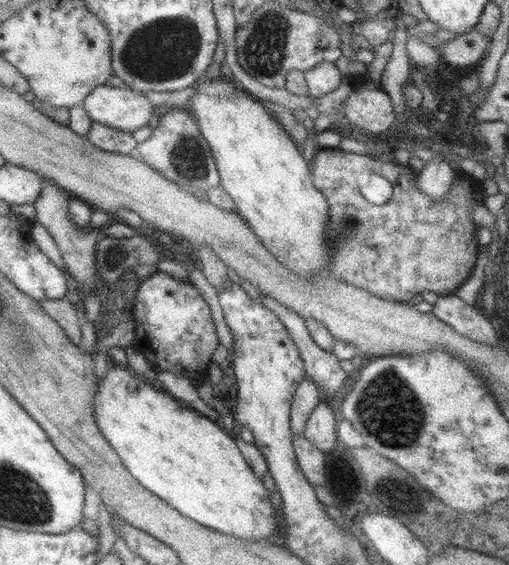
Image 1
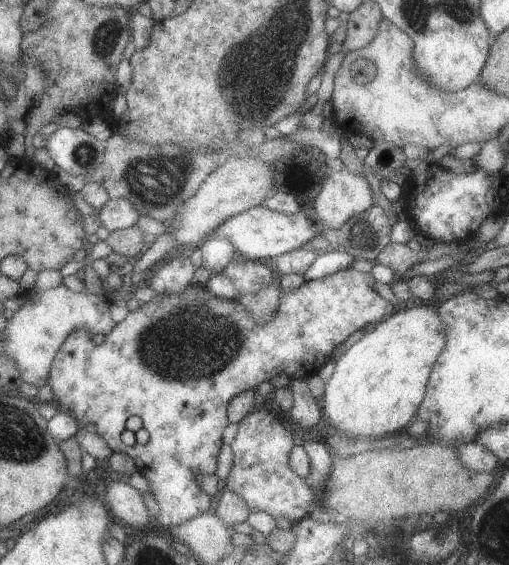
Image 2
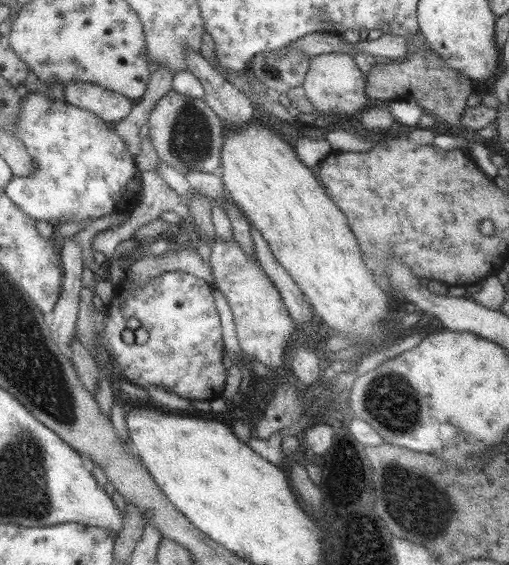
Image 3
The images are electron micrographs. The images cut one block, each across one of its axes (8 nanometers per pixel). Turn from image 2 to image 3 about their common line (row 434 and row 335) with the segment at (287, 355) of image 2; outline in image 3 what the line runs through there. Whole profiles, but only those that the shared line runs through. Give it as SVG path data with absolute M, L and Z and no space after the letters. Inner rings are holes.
M183 271L162 272L152 278L144 286L134 286L126 278L114 286L113 298L105 306L106 323L98 334L98 342L115 363L124 372L124 378L130 383L147 389L149 386L162 386L173 394L183 398L212 400L220 396L228 371L223 367L223 345L219 315L213 304L211 290L213 285L203 279ZM136 318L139 326L148 333L145 343L127 345L121 341L121 332L125 330L125 322Z

